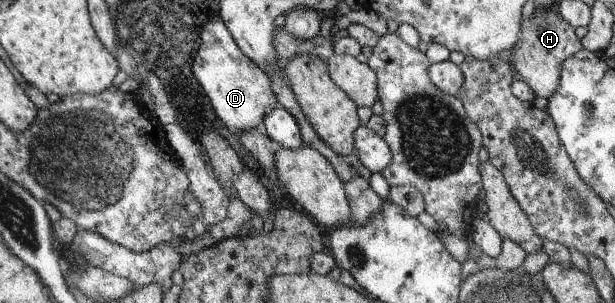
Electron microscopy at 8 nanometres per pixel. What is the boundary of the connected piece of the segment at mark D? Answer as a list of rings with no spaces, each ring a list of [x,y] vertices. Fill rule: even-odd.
[[[211,18],[203,26],[200,38],[201,46],[193,70],[213,111],[231,133],[237,135],[247,130],[255,130],[265,120],[265,114],[279,106],[270,78],[241,52],[220,18]]]

